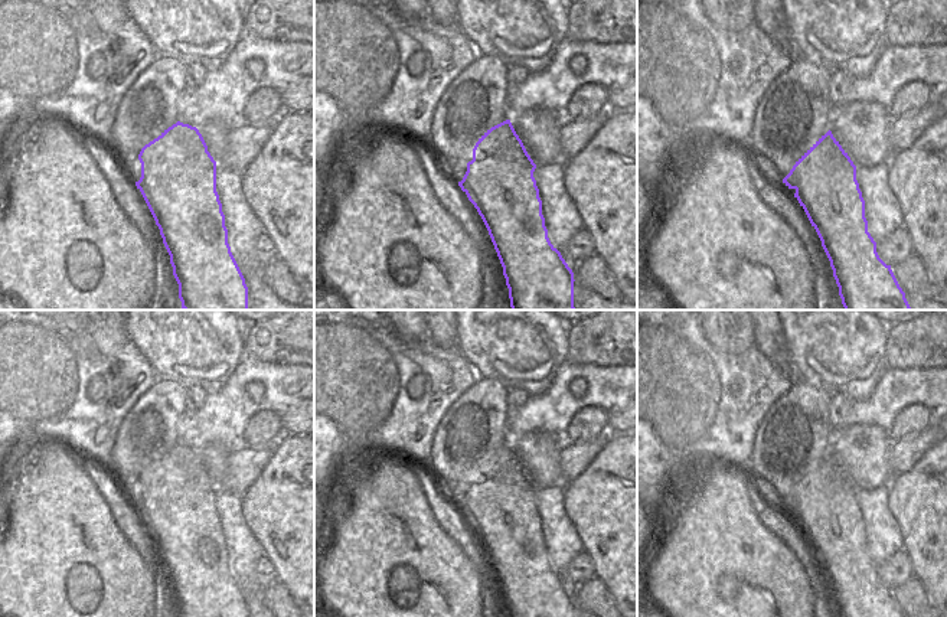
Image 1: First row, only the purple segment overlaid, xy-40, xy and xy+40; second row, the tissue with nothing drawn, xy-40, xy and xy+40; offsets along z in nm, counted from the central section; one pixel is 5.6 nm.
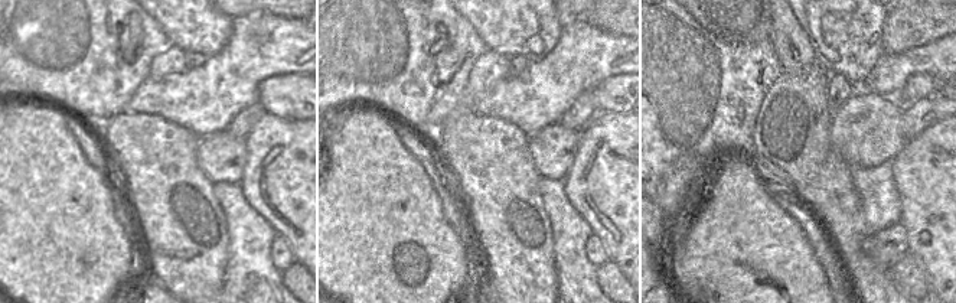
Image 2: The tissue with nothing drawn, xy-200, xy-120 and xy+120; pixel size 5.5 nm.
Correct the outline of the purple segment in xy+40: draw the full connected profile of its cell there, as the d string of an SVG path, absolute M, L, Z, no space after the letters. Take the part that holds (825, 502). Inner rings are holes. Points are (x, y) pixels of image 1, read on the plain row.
M829 453L793 489L783 502L804 532L830 584L839 617L905 617L891 588L876 575L876 565L868 555L865 523L856 503L856 489Z

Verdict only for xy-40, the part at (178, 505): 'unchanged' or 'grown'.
unchanged

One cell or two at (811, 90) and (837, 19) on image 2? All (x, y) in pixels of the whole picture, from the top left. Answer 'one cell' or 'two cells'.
two cells

